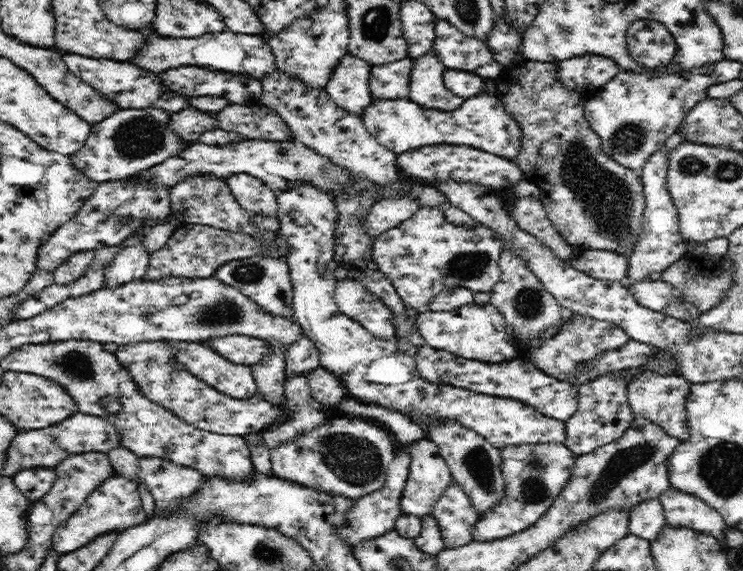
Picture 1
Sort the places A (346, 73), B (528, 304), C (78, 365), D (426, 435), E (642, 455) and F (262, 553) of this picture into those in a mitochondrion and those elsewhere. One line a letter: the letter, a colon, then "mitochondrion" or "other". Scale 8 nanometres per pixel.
A: other
B: mitochondrion
C: mitochondrion
D: other
E: mitochondrion
F: mitochondrion

